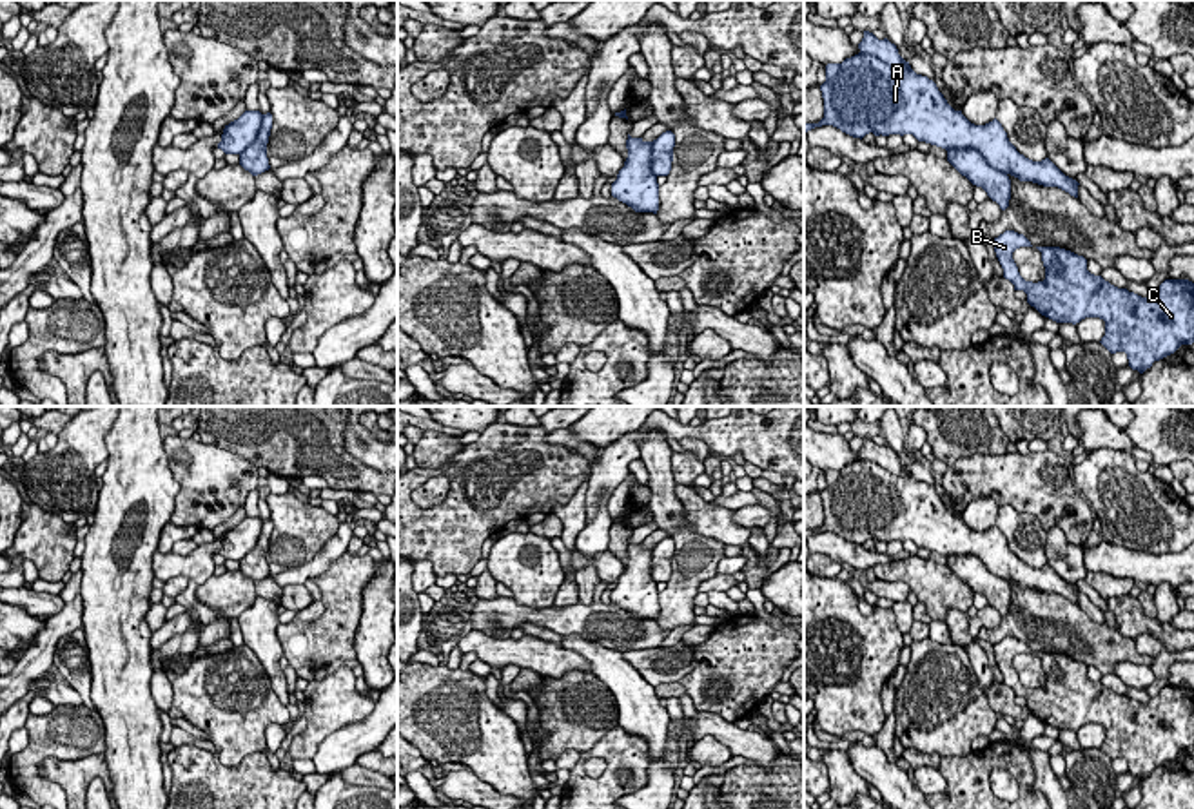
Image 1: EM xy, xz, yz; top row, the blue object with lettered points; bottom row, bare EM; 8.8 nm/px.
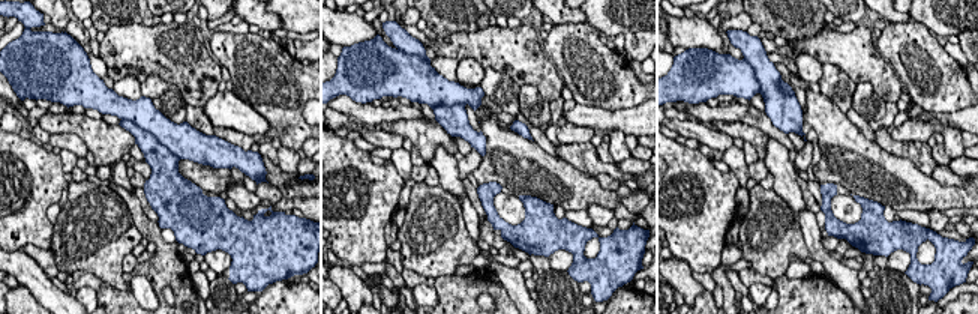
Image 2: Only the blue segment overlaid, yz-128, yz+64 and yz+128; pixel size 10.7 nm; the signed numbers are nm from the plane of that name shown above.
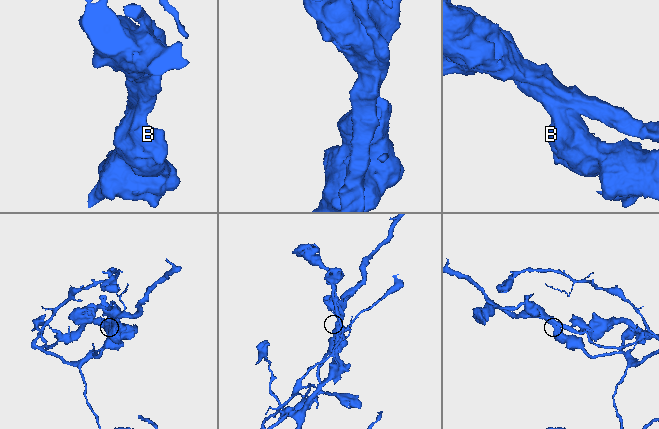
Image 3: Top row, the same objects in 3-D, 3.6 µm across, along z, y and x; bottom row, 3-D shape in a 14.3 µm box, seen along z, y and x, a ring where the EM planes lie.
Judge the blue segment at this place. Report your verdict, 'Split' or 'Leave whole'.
Split

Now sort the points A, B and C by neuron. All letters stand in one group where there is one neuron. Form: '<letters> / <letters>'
A / B C

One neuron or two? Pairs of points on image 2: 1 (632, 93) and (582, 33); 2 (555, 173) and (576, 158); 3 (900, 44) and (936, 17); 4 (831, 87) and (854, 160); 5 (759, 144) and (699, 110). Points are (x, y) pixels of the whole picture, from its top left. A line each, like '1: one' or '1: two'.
1: one
2: two
3: two
4: two
5: two

